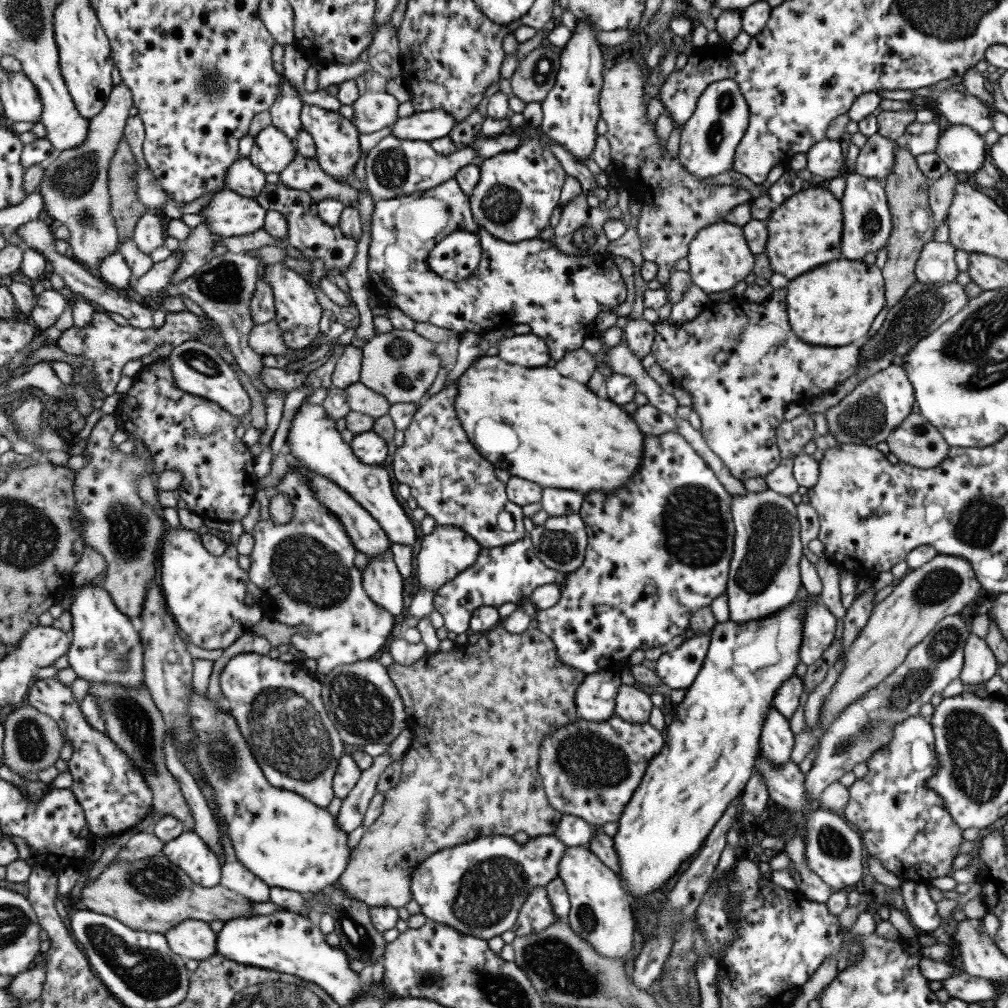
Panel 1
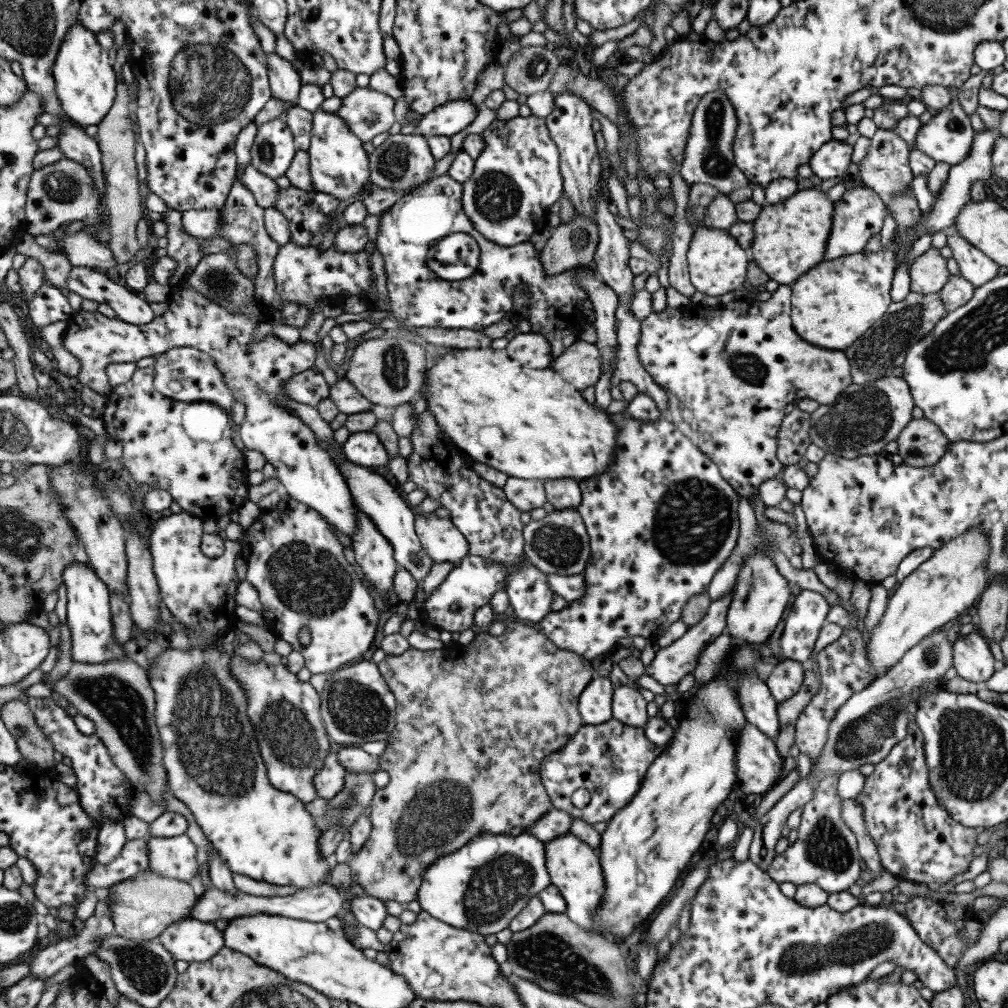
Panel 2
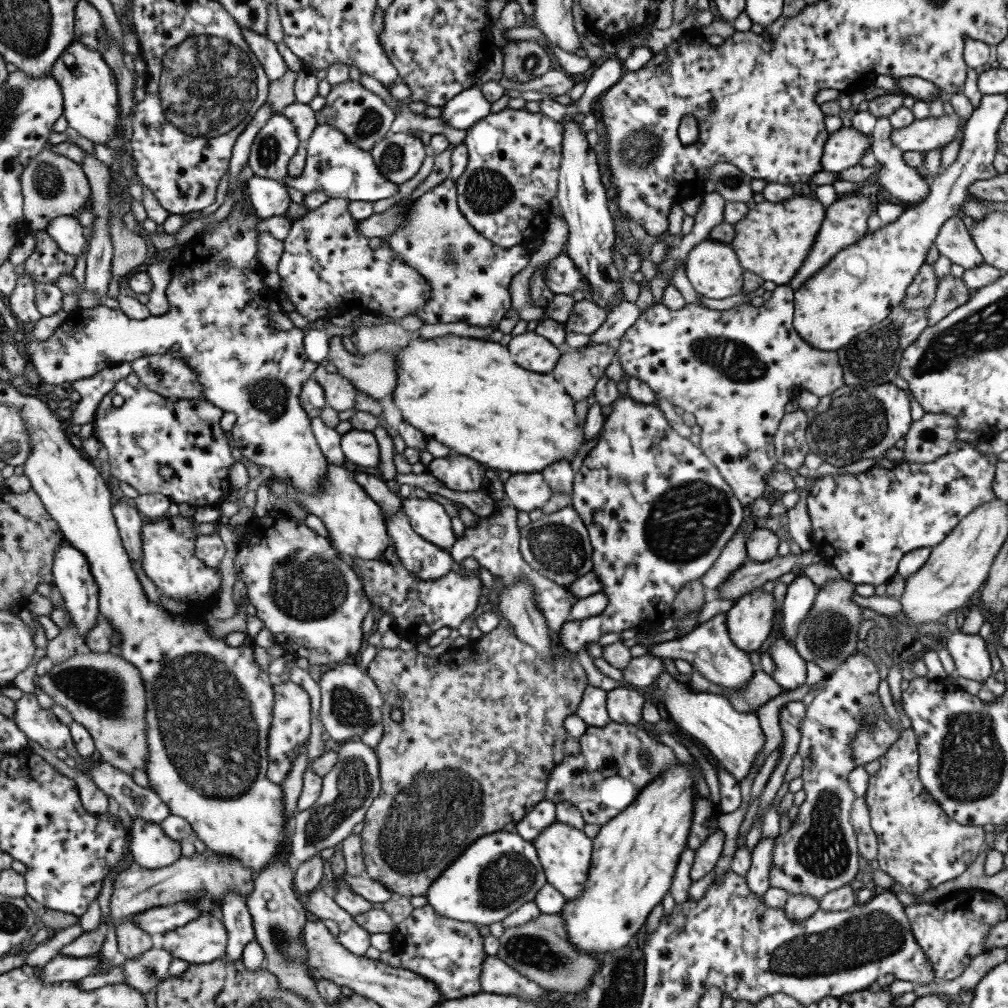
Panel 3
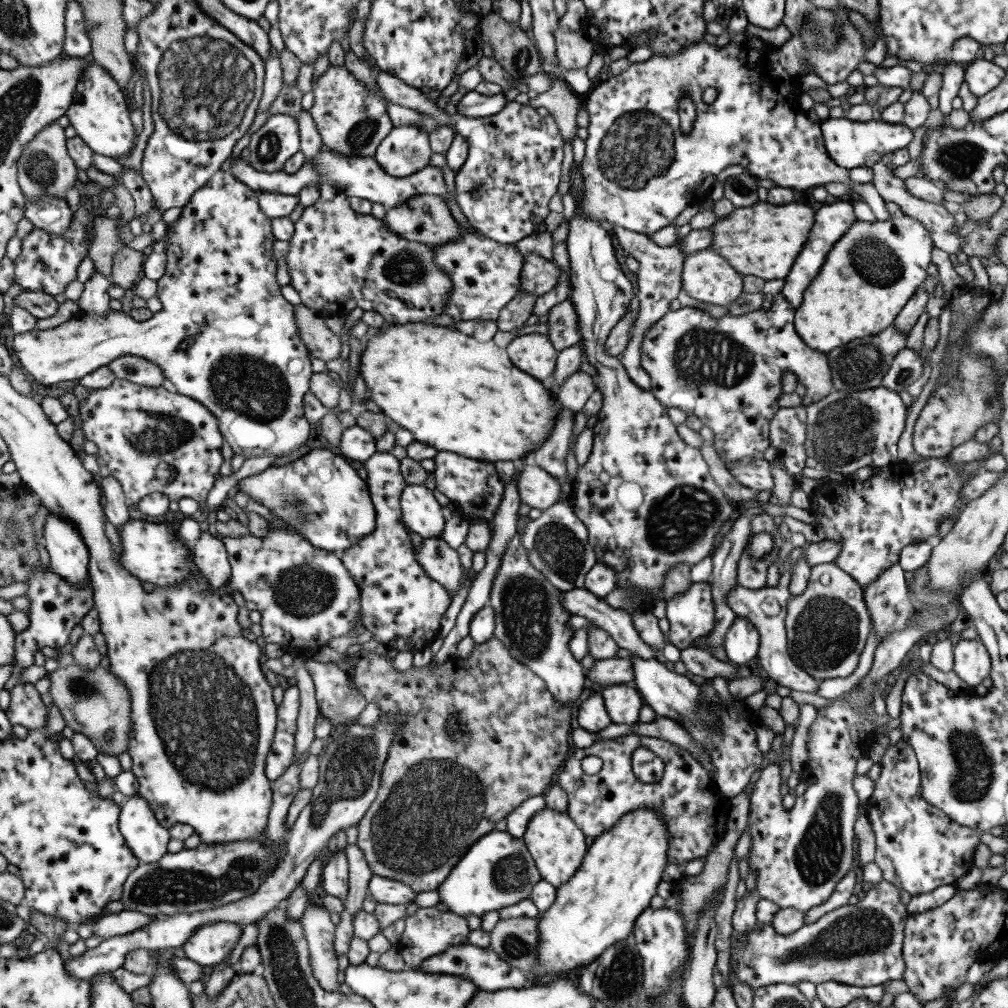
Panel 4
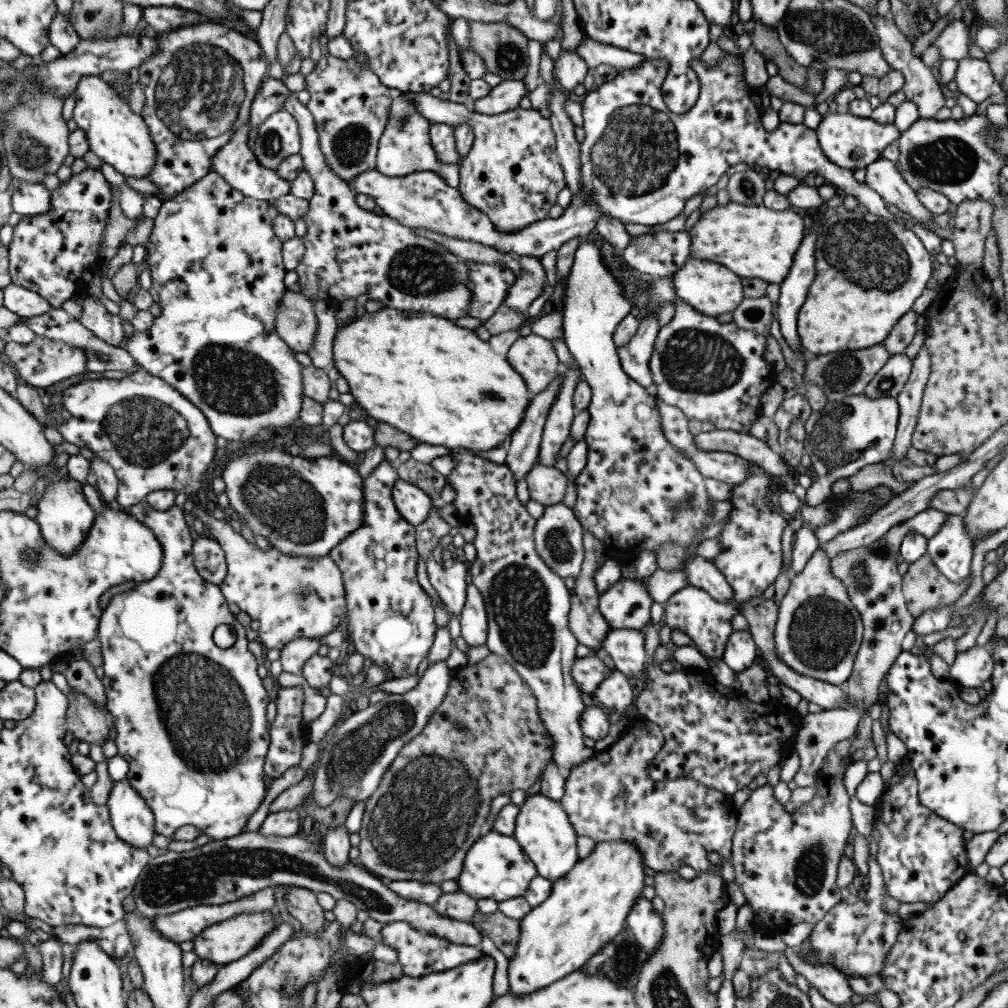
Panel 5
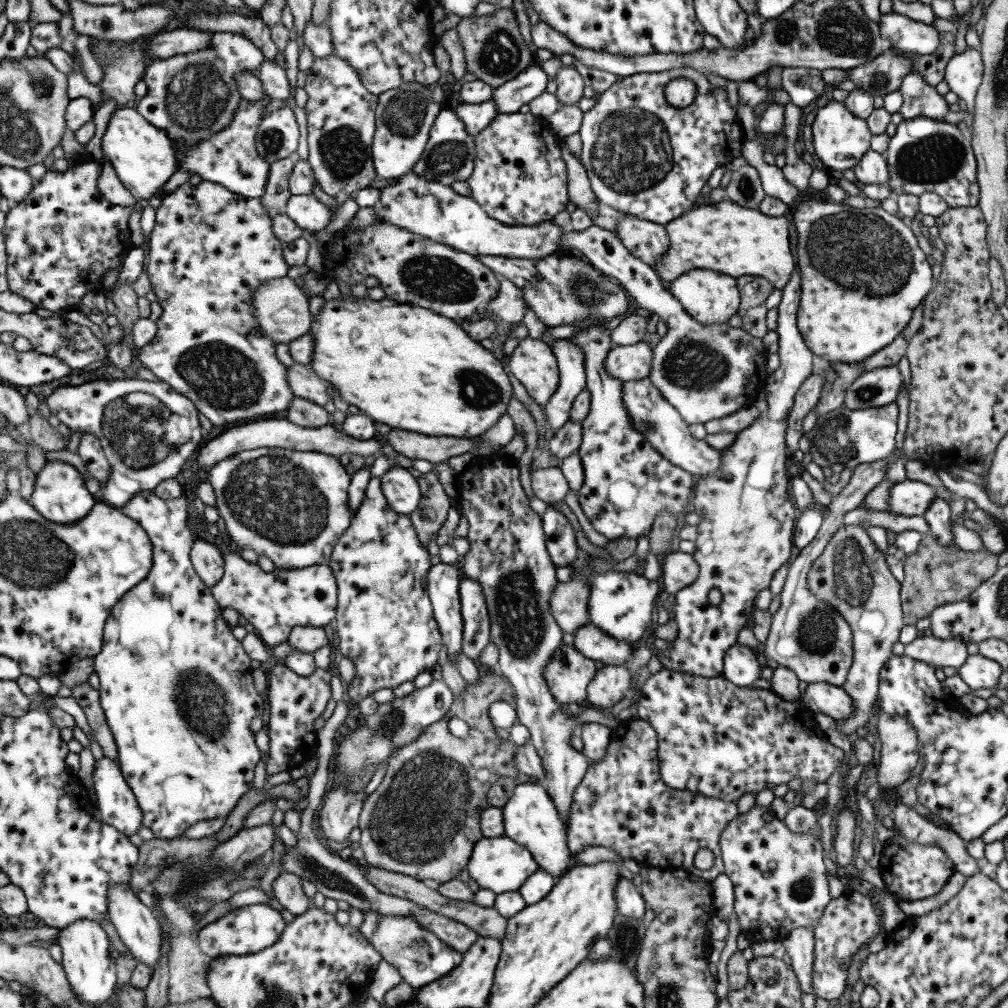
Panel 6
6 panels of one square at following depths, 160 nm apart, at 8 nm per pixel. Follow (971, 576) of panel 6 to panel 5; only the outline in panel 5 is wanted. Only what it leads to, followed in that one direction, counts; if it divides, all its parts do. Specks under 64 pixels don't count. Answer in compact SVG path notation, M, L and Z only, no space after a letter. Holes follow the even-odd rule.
M925 553L908 565L901 577L901 592L909 614L917 618L924 610L943 608L959 600L969 583L943 576Z

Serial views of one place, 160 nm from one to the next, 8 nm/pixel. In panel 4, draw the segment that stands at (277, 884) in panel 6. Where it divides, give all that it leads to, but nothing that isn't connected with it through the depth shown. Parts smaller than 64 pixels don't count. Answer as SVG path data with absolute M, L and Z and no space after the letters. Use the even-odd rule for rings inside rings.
M309 901L299 923L307 942L312 976L323 990L337 992L337 960L332 947L334 926L329 912L324 910L323 905Z

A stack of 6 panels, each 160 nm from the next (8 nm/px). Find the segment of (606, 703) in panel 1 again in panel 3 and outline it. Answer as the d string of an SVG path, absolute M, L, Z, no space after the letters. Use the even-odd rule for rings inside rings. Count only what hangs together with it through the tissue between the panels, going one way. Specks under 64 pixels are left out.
M587 685L574 715L581 718L586 726L605 726L610 721L606 711L606 694L603 690Z

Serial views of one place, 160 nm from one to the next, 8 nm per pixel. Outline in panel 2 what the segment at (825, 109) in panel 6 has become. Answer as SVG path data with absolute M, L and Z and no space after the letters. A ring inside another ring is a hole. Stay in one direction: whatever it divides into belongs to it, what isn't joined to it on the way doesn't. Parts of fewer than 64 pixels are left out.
M948 89L951 100L949 104L939 112L933 112L933 116L921 124L914 138L914 148L924 152L935 162L944 162L949 166L956 165L968 155L969 147L974 135L973 129L969 124L968 116L965 114L957 101L957 92ZM849 140L825 141L809 159L808 166L812 174L823 180L836 176L845 177L847 170L852 168L849 160L851 147L852 143Z

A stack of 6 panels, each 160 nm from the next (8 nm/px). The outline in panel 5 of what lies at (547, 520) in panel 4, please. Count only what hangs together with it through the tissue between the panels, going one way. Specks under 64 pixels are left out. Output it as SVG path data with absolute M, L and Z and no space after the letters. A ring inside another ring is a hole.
M563 503L546 506L539 518L536 519L534 526L534 544L537 556L541 558L541 562L549 567L557 576L564 579L567 576L574 578L579 574L581 562L583 562L583 544L582 544L582 526L570 508Z

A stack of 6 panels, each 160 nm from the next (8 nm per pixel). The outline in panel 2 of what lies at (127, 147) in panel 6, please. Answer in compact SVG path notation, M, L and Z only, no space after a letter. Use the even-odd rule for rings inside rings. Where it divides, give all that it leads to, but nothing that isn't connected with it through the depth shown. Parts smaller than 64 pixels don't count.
M81 21L76 22L63 41L54 67L56 90L66 116L85 127L101 124L117 100L118 78L115 74L109 48L97 42L93 30L89 30Z

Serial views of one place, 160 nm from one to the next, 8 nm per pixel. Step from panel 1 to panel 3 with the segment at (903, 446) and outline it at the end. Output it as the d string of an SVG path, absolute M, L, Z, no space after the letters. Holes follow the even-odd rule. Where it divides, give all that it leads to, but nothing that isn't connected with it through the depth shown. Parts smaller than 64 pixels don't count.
M924 413L919 420L911 422L905 433L903 460L915 464L934 462L950 450L956 440L955 432L955 418Z

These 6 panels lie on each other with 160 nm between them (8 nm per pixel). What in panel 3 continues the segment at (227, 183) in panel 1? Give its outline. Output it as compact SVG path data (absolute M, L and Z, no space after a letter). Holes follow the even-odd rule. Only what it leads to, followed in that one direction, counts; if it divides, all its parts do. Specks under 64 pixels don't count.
M253 175L246 181L246 194L254 214L263 220L271 216L285 215L290 199L286 188L279 181Z

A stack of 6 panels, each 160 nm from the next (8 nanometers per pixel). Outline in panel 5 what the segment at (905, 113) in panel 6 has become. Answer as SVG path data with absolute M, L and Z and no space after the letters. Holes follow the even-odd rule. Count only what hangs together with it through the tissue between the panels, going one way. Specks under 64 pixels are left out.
M877 12L867 13L867 16L874 24L877 36L879 37L878 45L883 55L883 60L887 62L890 69L897 69L904 78L904 83L900 90L904 94L904 99L909 102L915 102L918 115L924 119L931 119L941 106L943 106L944 96L939 89L939 84L936 82L933 74L927 68L920 57L913 55L910 42L899 32L898 28L891 20L879 16Z

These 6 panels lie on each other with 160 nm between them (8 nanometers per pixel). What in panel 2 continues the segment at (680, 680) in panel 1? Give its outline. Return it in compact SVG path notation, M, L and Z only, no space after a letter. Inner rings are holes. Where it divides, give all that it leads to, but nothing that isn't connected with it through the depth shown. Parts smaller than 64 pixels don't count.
M732 590L709 603L706 614L703 615L699 622L687 628L687 631L666 647L659 648L655 652L653 659L648 666L644 666L644 674L650 676L659 684L677 684L680 678L687 673L695 674L696 660L702 646L705 646L709 641L715 640L717 636L725 632L725 617L732 599Z

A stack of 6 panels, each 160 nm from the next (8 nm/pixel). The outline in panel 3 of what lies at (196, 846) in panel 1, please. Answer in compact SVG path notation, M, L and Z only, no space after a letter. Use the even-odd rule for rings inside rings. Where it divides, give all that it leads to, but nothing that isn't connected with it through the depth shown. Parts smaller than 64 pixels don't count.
M131 818L130 848L134 863L146 869L161 869L178 860L179 841L170 839L158 823Z

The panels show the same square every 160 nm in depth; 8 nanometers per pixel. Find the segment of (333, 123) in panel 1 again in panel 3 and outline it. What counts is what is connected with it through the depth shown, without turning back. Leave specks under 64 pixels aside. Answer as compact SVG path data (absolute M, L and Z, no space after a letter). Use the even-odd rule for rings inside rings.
M326 123L317 124L304 144L306 157L302 171L296 177L283 177L282 186L295 188L303 195L311 191L324 192L328 198L342 198L346 201L372 202L393 196L397 186L383 178L369 151L347 142L335 127Z

